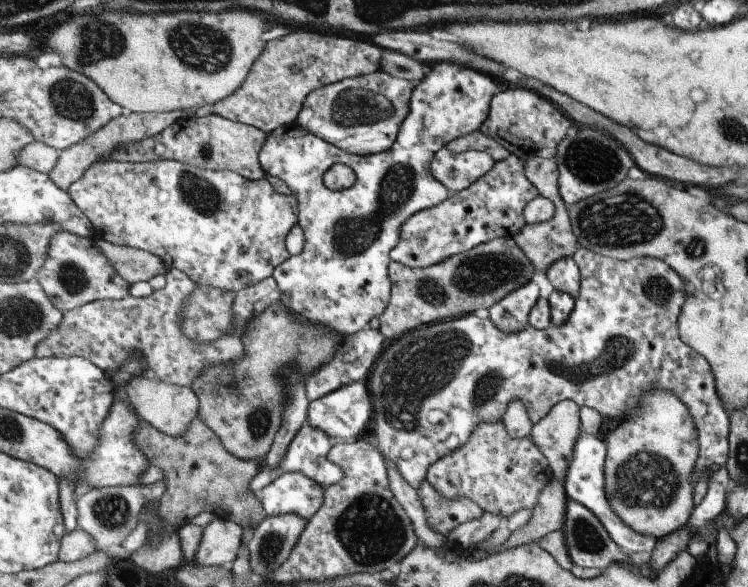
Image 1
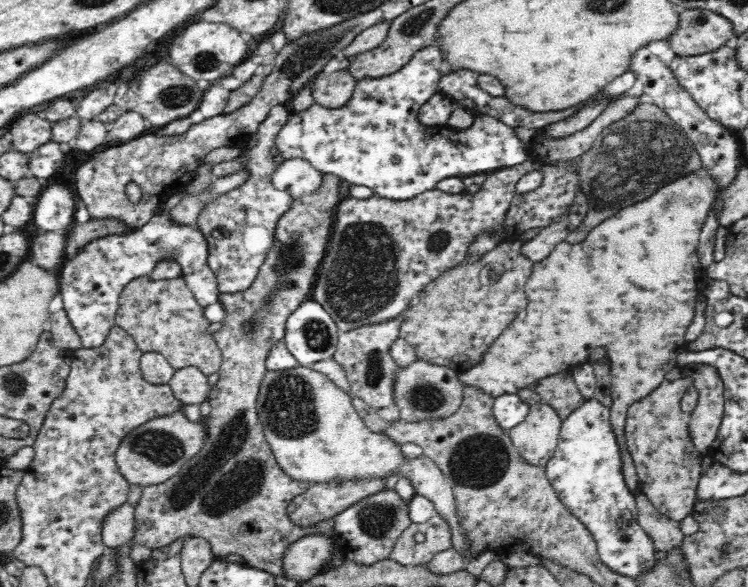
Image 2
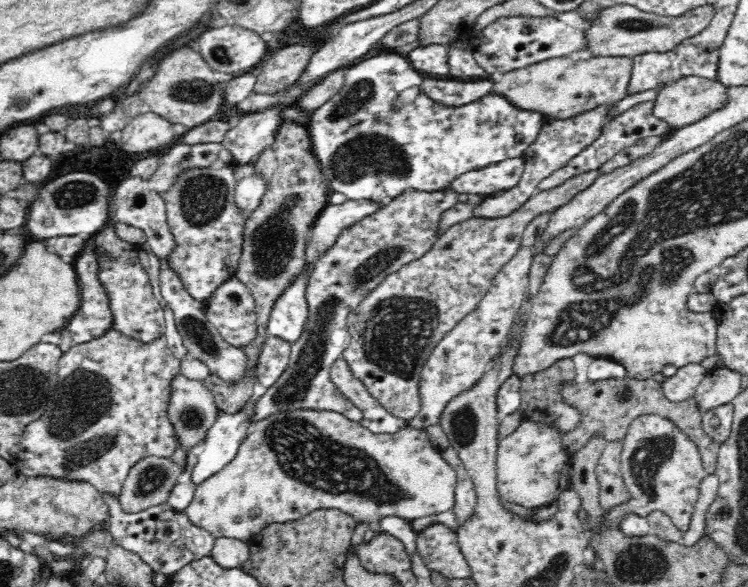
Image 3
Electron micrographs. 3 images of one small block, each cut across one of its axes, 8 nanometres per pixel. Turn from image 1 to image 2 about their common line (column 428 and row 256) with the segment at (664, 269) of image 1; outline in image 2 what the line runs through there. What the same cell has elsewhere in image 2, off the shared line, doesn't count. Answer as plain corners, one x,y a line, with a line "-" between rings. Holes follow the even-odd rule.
528,159
522,164
493,171
487,174
486,181
476,194
447,193
436,188
420,193
411,200
390,199
376,193
367,199
352,197
342,200
338,204
329,246
312,290
313,299
330,313
340,332
398,318
439,274
470,258
470,248
478,236
506,236
504,222
513,202
516,181
523,174
539,170
540,167
537,160
532,162

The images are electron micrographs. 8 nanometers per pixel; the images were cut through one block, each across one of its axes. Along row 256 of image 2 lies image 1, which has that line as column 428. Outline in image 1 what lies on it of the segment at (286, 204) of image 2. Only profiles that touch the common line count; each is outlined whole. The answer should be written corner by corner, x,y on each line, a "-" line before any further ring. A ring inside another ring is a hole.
518,154
496,162
495,168
468,189
451,196
440,205
415,213
403,226
403,238
392,250
392,260
413,268
427,268
470,251
496,238
511,237
526,225
524,210
540,195
526,175
526,161

